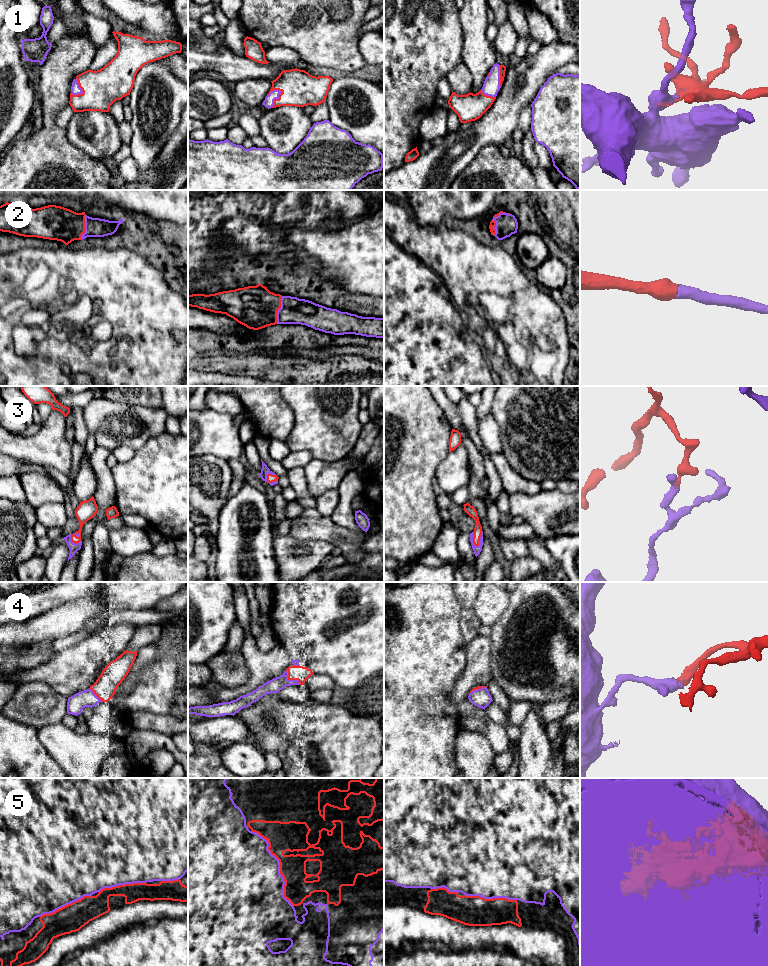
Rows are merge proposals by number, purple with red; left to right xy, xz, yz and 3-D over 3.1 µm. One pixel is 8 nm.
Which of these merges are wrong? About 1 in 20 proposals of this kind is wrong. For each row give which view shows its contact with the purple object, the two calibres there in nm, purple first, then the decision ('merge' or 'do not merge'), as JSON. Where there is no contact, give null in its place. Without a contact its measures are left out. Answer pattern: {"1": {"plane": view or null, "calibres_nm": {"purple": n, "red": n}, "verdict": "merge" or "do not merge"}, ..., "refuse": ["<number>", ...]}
{"1": {"plane": "xz", "calibres_nm": {"purple": 80, "red": 280}, "verdict": "merge"}, "2": {"plane": "xz", "calibres_nm": {"purple": 220, "red": 340}, "verdict": "merge"}, "3": {"plane": "yz", "calibres_nm": {"purple": 60, "red": 80}, "verdict": "merge"}, "4": {"plane": "xz", "calibres_nm": {"purple": 110, "red": 120}, "verdict": "merge"}, "5": {"plane": "xz", "calibres_nm": {"purple": 480, "red": 240}, "verdict": "merge"}, "refuse": []}

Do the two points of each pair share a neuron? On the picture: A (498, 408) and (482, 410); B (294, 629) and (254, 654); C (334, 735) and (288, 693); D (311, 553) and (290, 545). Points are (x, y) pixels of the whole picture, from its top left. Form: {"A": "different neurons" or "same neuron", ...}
{"A": "different neurons", "B": "different neurons", "C": "different neurons", "D": "same neuron"}

